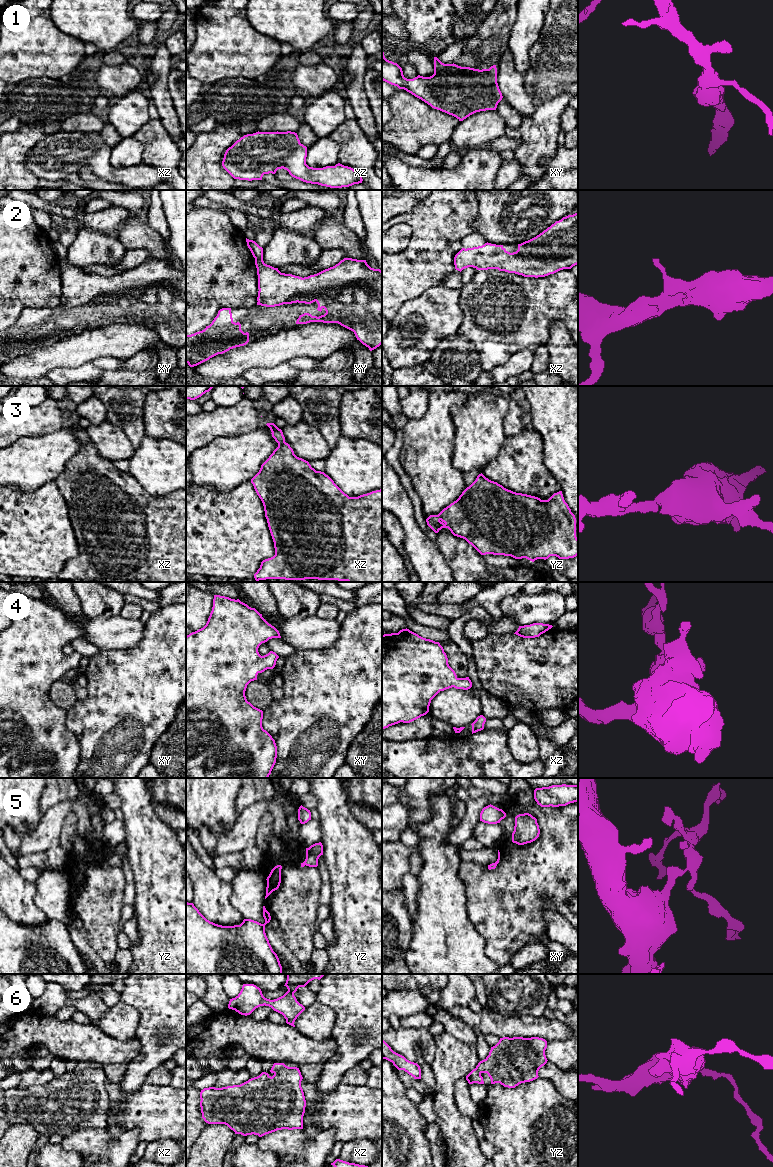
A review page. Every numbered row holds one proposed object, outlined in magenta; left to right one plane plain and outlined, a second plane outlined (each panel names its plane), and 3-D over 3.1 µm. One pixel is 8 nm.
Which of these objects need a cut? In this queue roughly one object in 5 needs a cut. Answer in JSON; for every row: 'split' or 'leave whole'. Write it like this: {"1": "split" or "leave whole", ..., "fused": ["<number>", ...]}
{"1": "leave whole", "2": "leave whole", "3": "leave whole", "4": "leave whole", "5": "leave whole", "6": "leave whole", "fused": []}

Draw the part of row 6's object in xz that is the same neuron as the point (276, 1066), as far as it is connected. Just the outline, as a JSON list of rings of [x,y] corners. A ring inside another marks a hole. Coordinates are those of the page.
[[[274,1063],[270,1072],[272,1077],[262,1072],[240,1085],[201,1090],[204,1121],[225,1124],[243,1136],[303,1129],[306,1100],[299,1068]]]

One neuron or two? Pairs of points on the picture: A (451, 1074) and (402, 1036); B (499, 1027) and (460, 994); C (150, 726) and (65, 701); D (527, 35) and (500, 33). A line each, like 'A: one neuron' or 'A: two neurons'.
A: two neurons
B: two neurons
C: two neurons
D: two neurons

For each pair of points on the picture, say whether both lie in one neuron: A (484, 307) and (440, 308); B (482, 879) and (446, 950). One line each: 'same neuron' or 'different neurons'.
A: different neurons
B: different neurons

